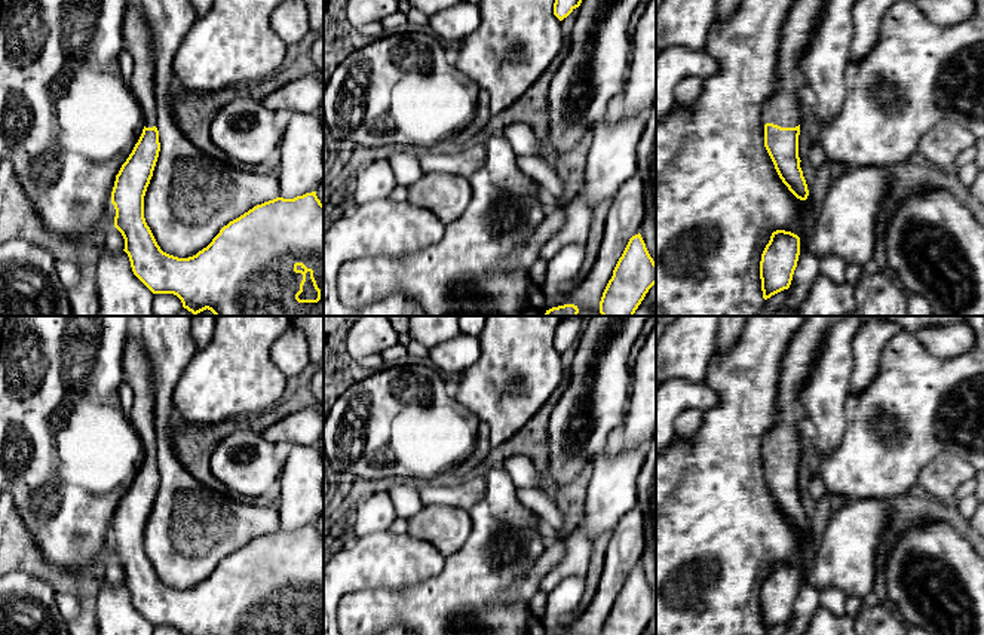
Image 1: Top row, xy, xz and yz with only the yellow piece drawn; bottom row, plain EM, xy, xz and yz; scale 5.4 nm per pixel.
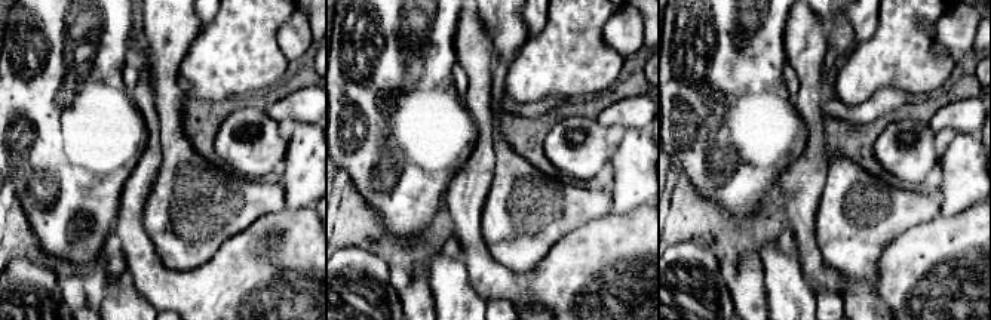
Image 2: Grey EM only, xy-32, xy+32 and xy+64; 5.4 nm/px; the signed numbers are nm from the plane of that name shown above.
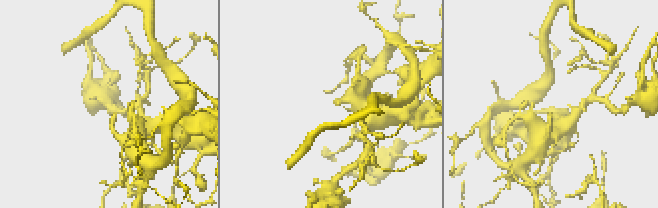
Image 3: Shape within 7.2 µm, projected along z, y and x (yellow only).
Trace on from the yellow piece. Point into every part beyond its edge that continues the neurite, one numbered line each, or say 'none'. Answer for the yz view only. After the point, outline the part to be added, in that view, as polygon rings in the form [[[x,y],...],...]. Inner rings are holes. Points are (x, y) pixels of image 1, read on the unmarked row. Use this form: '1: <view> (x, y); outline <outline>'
1: yz (782, 441); outline [[[809,316],[793,335],[782,359],[779,374],[779,399],[772,429],[764,436],[763,454],[781,460],[800,457],[803,438],[798,423],[807,417],[800,393],[810,375],[830,328],[852,316]]]

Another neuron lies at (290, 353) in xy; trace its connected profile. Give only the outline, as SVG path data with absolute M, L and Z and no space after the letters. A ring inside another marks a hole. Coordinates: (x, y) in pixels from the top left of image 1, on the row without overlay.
M291 325L272 346L270 356L273 363L286 377L297 377L310 365L309 347L304 331Z

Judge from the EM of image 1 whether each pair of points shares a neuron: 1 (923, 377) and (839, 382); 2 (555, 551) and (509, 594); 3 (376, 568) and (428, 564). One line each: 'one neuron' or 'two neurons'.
1: two neurons
2: one neuron
3: one neuron

